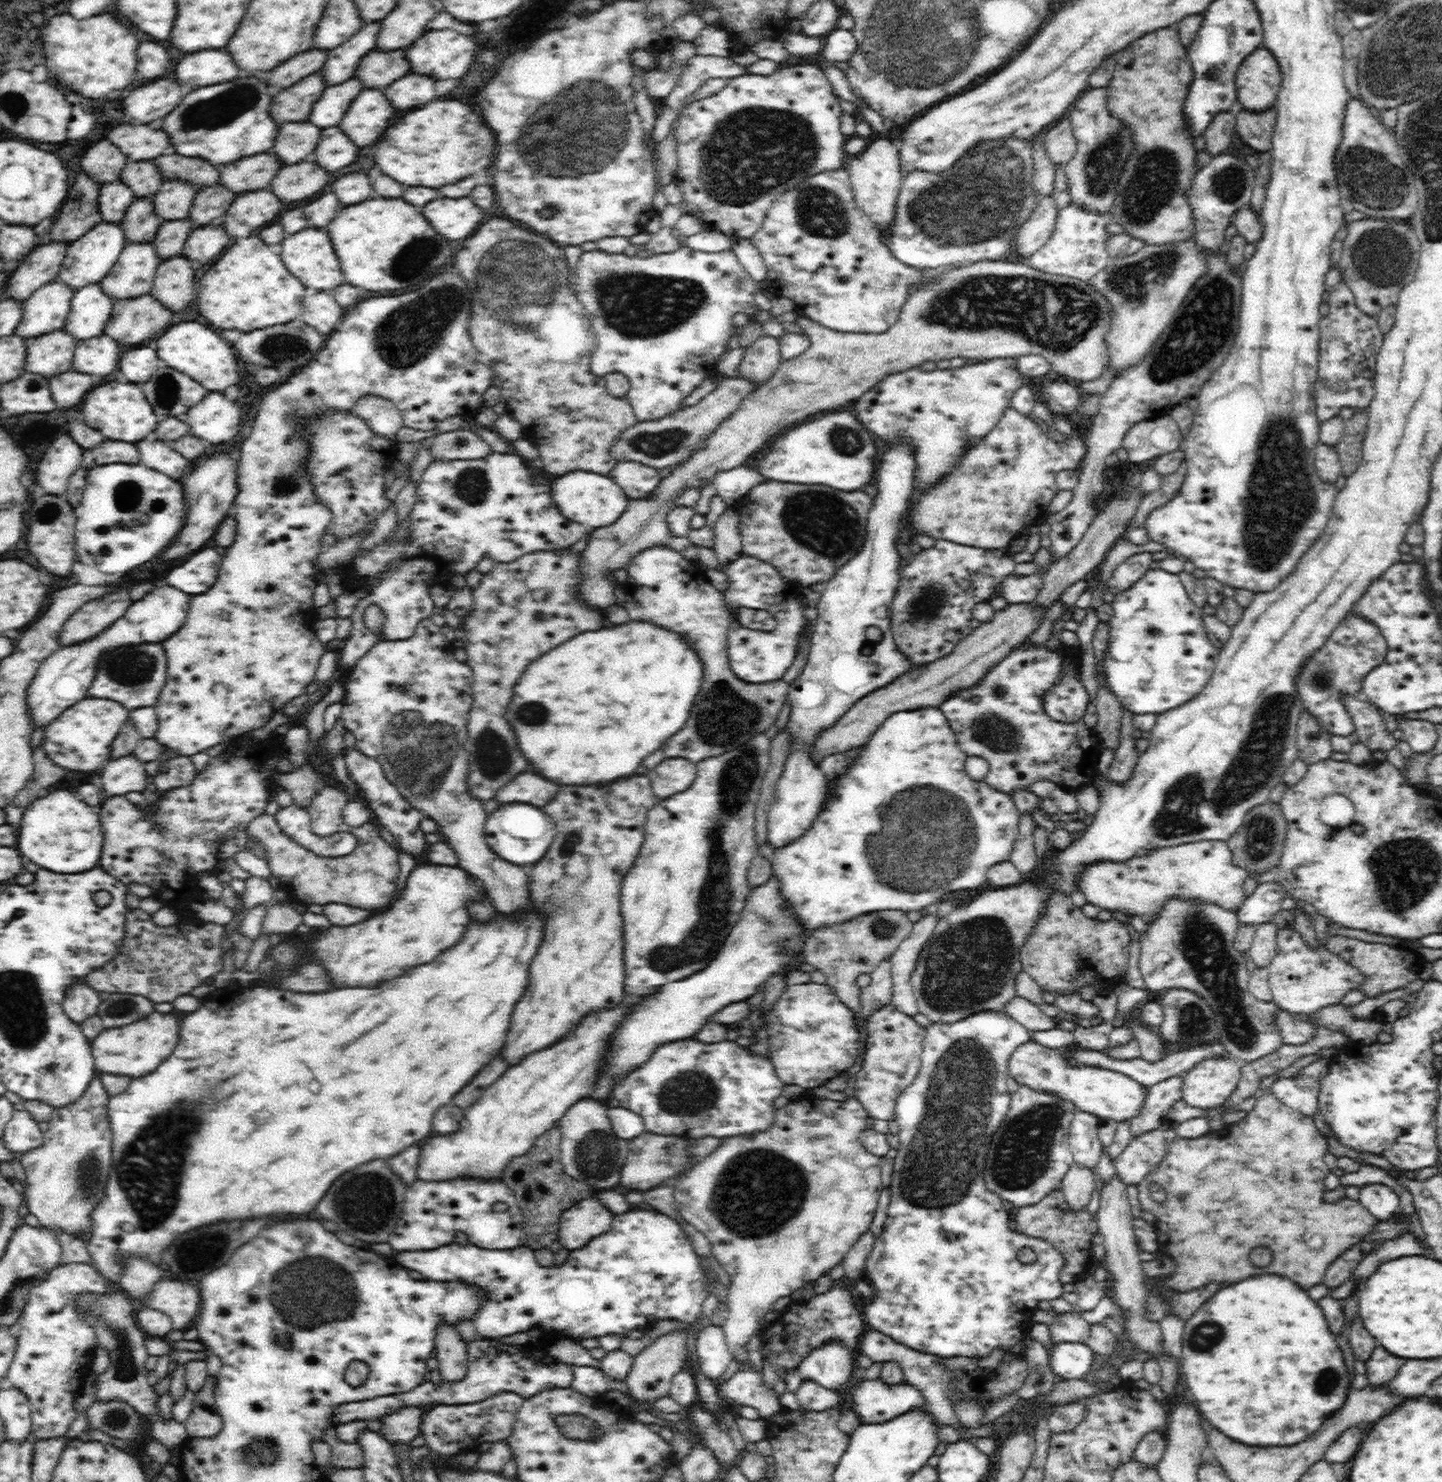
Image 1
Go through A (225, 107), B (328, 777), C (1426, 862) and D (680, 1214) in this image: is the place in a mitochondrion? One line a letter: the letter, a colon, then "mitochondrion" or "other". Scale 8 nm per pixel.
A: mitochondrion
B: other
C: mitochondrion
D: other

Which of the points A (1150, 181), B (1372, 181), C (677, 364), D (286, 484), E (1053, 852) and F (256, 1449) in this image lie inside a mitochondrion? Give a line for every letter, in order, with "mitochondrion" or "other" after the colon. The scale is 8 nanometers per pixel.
A: mitochondrion
B: mitochondrion
C: other
D: mitochondrion
E: other
F: mitochondrion

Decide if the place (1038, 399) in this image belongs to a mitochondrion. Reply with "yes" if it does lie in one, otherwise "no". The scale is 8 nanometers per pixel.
no

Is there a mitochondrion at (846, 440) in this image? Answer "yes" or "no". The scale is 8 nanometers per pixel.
yes

